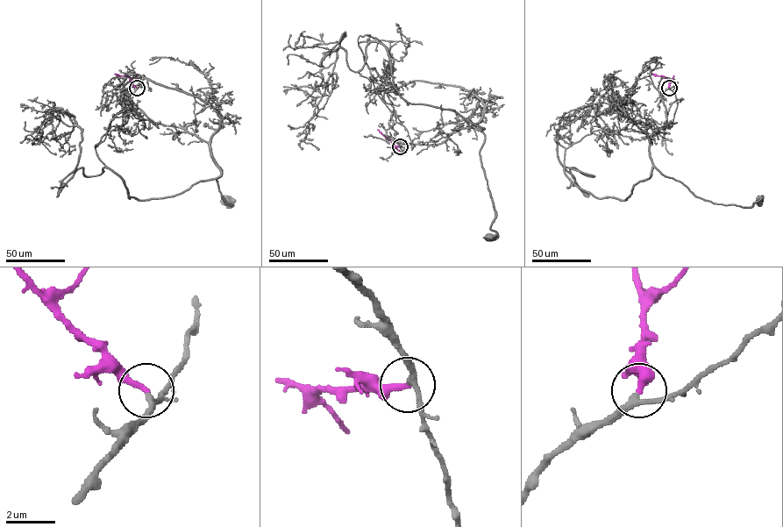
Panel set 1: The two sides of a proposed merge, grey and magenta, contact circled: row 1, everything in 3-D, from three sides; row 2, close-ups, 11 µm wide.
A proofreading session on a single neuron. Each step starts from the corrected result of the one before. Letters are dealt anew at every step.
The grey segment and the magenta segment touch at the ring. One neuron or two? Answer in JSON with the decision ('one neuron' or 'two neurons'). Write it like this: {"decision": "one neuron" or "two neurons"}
{"decision": "one neuron"}

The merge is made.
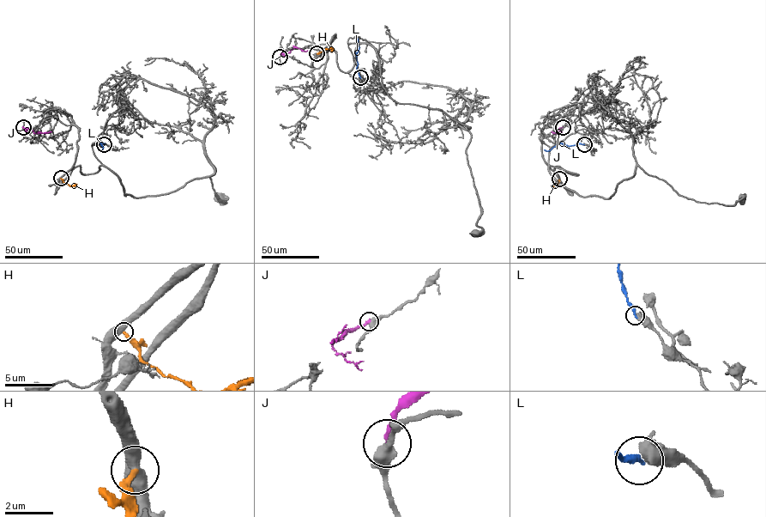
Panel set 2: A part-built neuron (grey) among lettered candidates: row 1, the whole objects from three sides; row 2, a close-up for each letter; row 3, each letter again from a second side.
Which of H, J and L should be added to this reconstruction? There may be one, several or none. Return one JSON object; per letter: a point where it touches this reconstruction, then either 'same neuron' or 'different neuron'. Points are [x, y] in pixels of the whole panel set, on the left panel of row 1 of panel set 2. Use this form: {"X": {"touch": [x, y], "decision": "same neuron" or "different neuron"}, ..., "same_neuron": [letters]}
{"H": {"touch": [61, 178], "decision": "different neuron"}, "J": {"touch": [23, 127], "decision": "different neuron"}, "L": {"touch": [104, 144], "decision": "different neuron"}, "same_neuron": []}

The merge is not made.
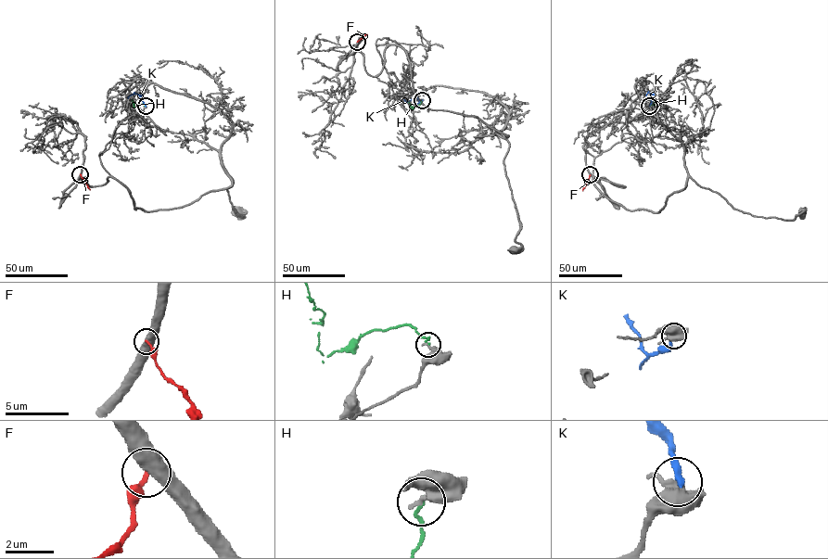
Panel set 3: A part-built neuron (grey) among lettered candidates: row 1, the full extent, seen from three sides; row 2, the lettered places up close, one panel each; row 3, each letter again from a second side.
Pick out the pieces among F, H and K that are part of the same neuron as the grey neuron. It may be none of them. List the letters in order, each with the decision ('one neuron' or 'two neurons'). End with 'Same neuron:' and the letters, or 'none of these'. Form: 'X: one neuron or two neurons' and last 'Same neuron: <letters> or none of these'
F: two neurons
H: two neurons
K: two neurons
Same neuron: none of these

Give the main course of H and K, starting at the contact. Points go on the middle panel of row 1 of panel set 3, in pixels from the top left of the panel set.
H: (421, 100), (412, 109), (408, 102)
K: (422, 100), (419, 102), (416, 96), (408, 102), (404, 100)

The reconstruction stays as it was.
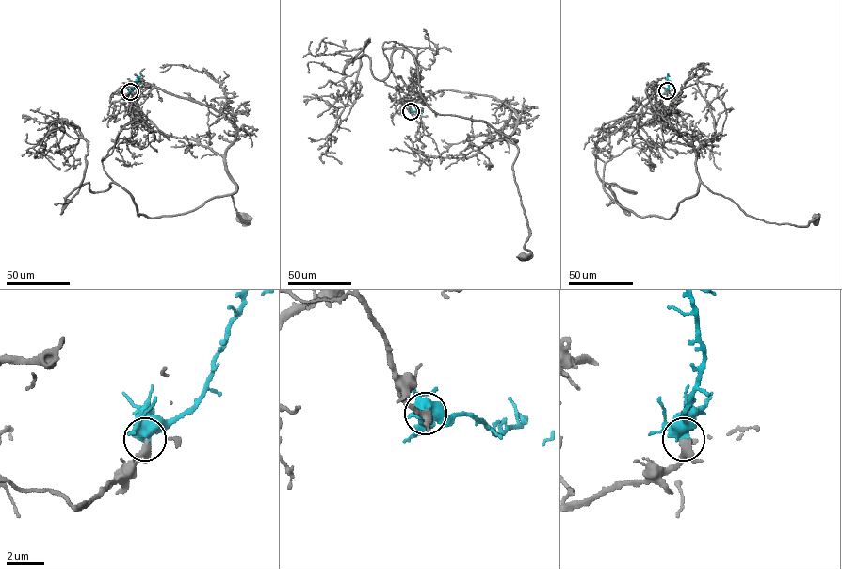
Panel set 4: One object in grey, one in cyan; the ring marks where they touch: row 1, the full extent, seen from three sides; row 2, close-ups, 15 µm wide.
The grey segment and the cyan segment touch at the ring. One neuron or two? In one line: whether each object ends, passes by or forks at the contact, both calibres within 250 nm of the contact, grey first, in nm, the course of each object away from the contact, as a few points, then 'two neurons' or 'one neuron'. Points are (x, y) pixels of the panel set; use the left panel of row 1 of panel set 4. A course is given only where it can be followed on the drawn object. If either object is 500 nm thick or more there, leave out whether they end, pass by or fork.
340 nm thick on the grey side, 750 nm on the other; grey runs (130, 91), (148, 83), (234, 124), (225, 161), (244, 218); cyan runs (130, 91), (142, 74); one neuron

